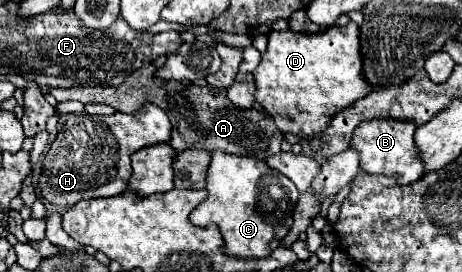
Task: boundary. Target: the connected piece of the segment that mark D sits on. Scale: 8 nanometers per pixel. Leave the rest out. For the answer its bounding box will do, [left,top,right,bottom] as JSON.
[252,22,370,146]

